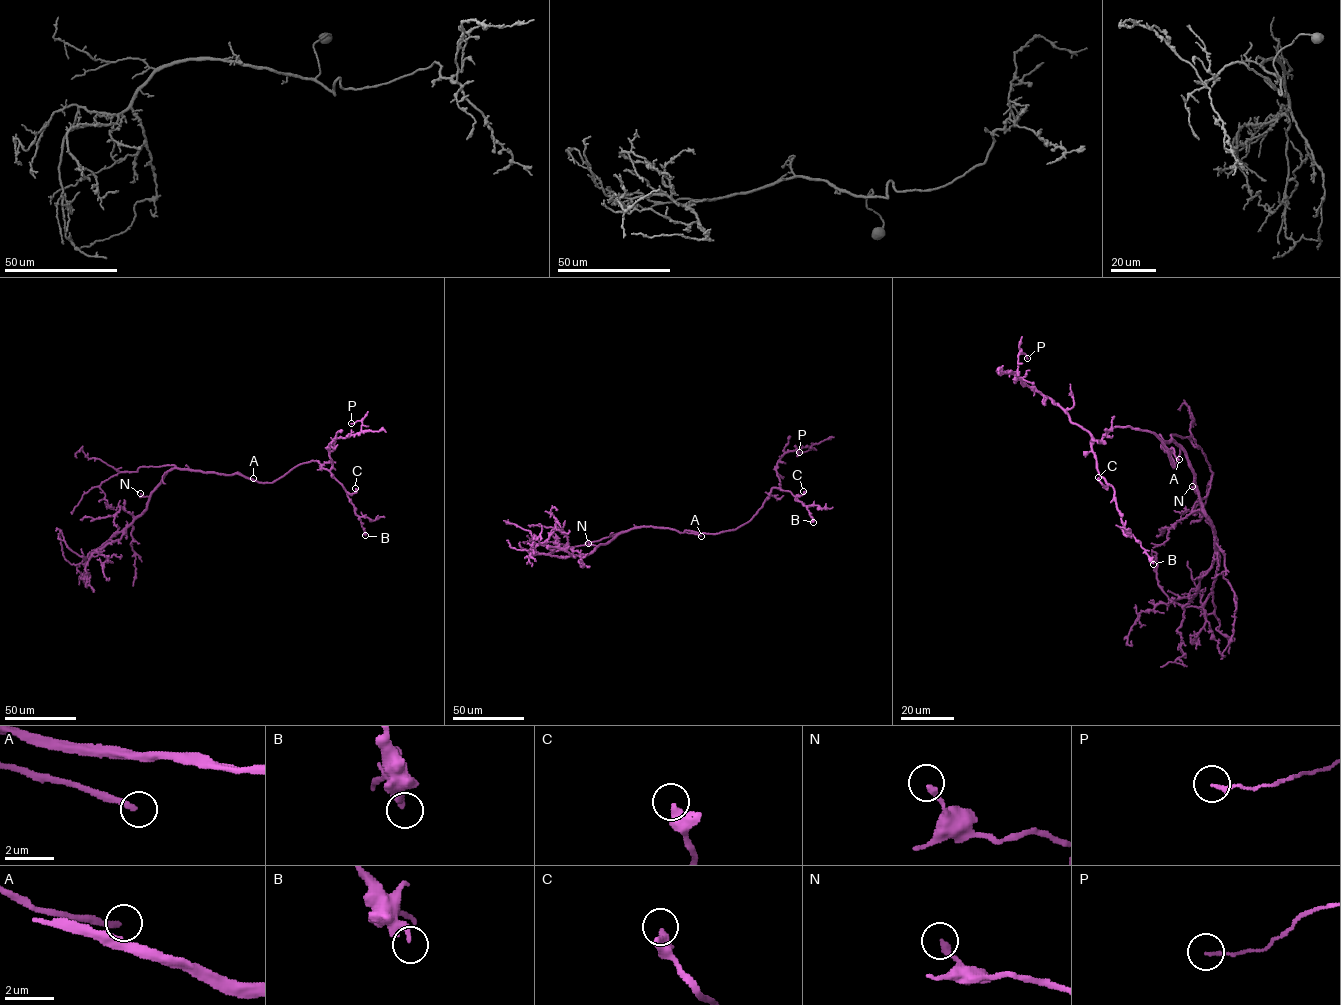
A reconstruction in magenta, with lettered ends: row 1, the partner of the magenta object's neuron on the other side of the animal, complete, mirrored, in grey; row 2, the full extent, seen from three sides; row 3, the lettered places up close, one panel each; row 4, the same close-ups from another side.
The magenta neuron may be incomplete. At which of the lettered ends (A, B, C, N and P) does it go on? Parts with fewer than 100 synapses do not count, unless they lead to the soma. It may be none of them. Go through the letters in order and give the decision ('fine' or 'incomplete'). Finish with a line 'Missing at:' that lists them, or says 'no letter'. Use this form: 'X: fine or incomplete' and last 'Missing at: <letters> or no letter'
A: incomplete
B: fine
C: fine
N: fine
P: fine
Missing at: A

